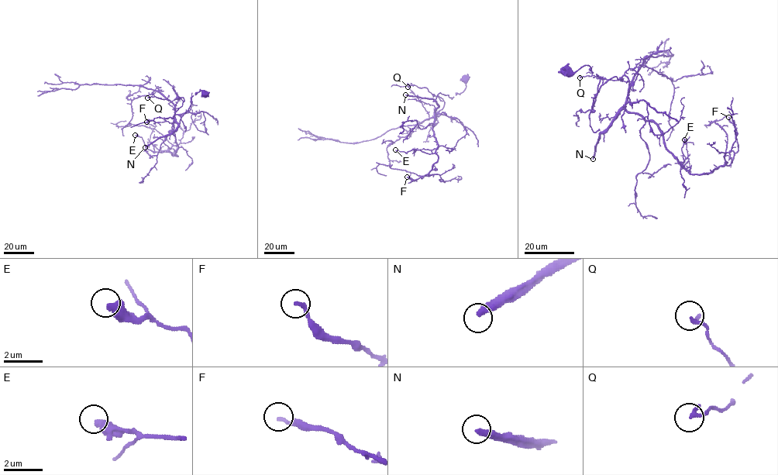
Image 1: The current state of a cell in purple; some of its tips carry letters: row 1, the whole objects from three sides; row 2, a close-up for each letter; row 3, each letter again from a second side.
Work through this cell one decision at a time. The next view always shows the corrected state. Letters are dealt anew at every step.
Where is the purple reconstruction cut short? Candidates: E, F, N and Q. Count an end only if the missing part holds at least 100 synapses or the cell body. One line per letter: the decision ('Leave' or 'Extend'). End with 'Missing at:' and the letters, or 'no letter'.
E: Leave
F: Leave
N: Extend
Q: Leave
Missing at: N

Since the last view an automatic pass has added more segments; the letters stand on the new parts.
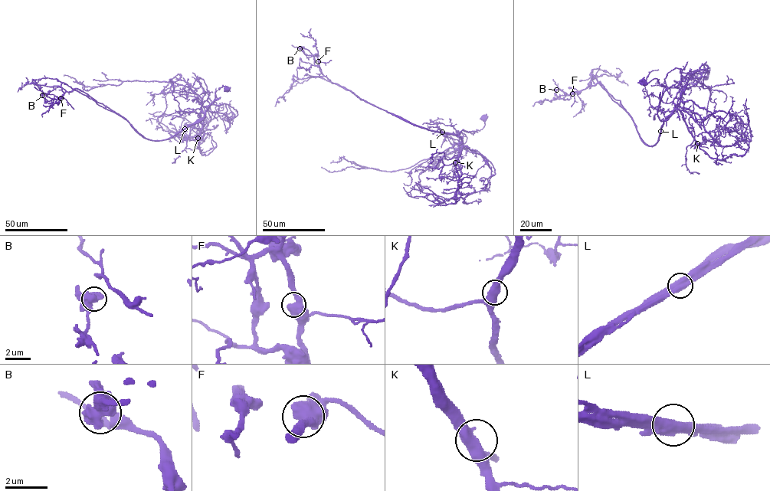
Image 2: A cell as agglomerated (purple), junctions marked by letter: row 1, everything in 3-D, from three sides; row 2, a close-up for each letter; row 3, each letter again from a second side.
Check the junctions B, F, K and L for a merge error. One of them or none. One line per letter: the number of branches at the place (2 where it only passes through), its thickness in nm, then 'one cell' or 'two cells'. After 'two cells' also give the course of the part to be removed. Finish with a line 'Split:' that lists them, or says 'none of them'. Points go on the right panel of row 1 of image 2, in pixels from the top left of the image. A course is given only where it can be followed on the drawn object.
B: 2 | 700 nm | one cell
F: 2 | 600 nm | one cell
K: 2 | 550 nm | one cell
L: 2 | 550 nm | two cells | (660, 131), (653, 145), (647, 145), (620, 101), (600, 82), (563, 98), (538, 102)
Split: L

